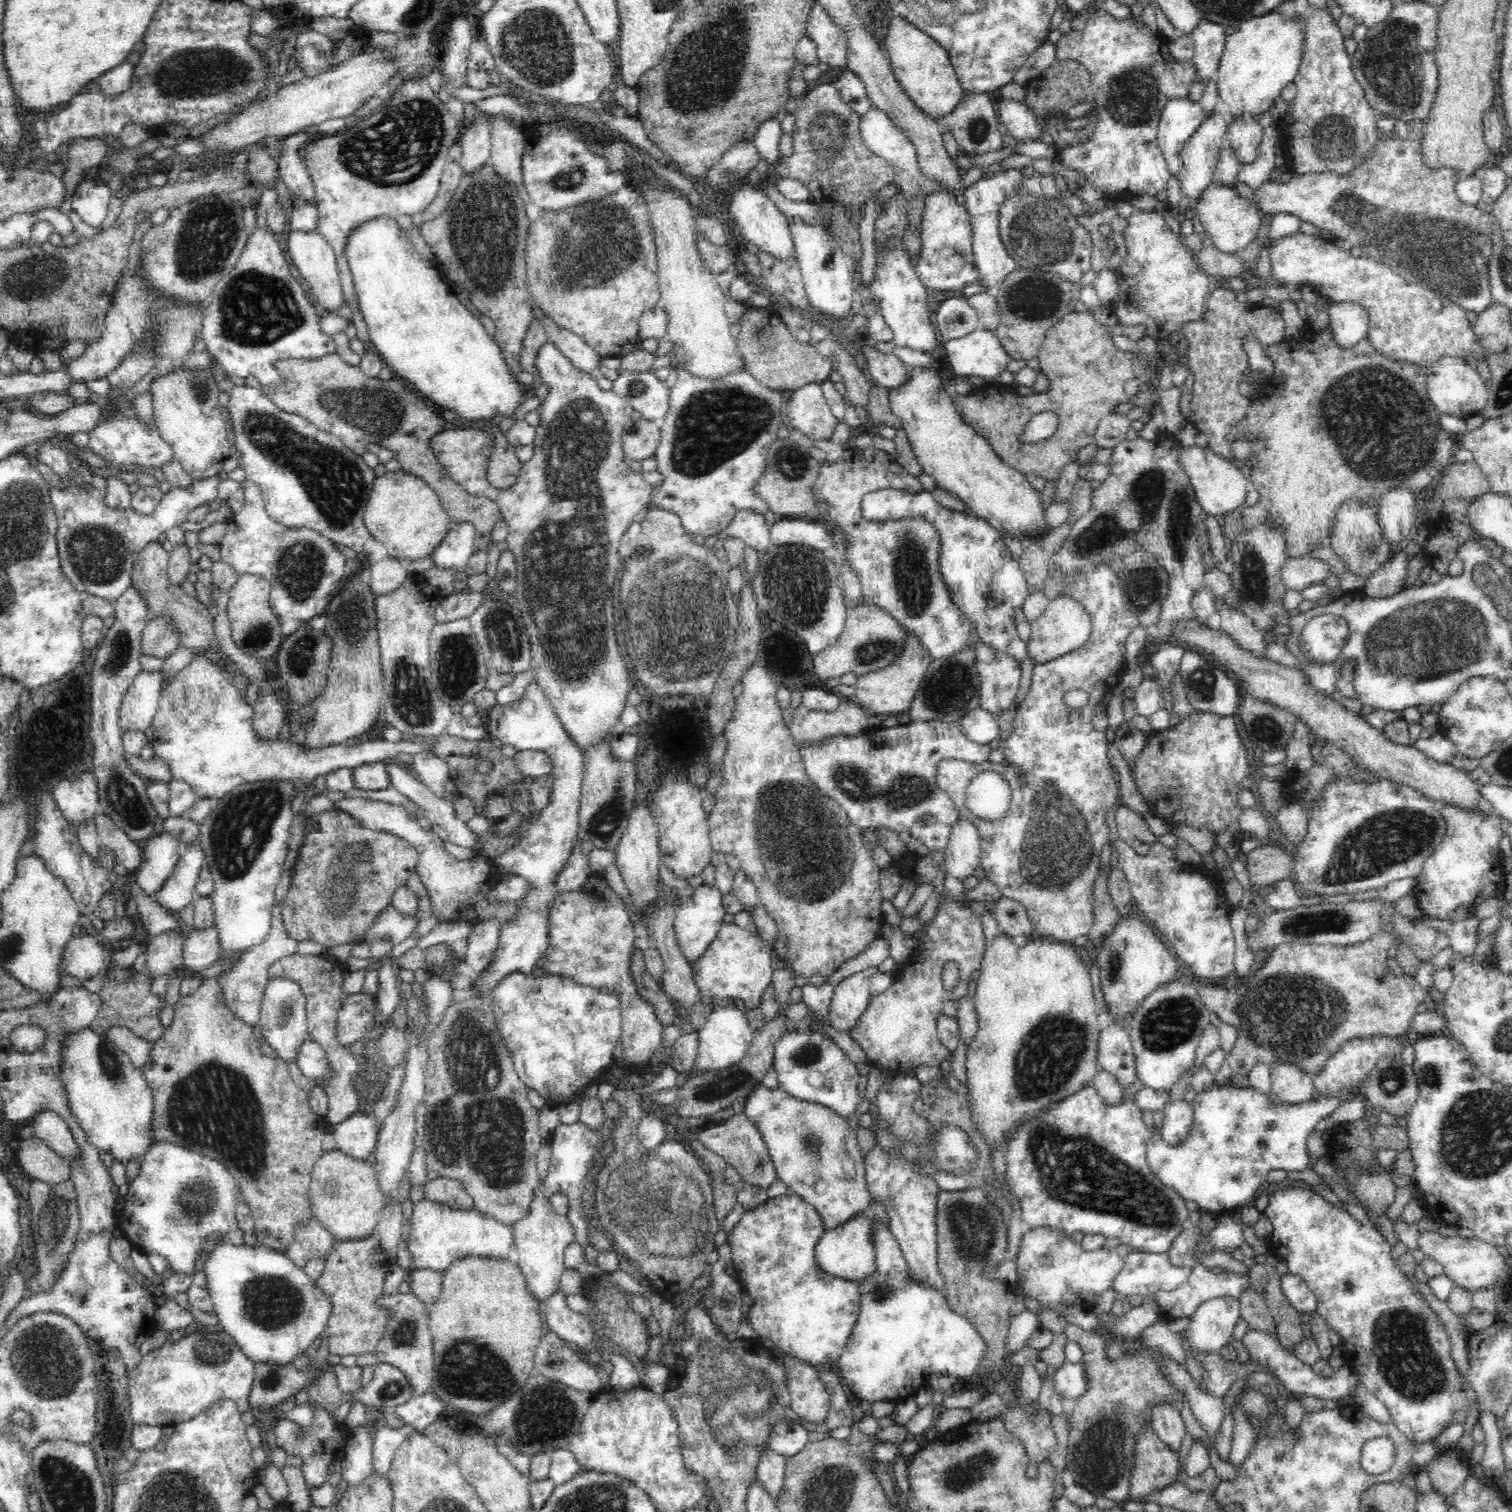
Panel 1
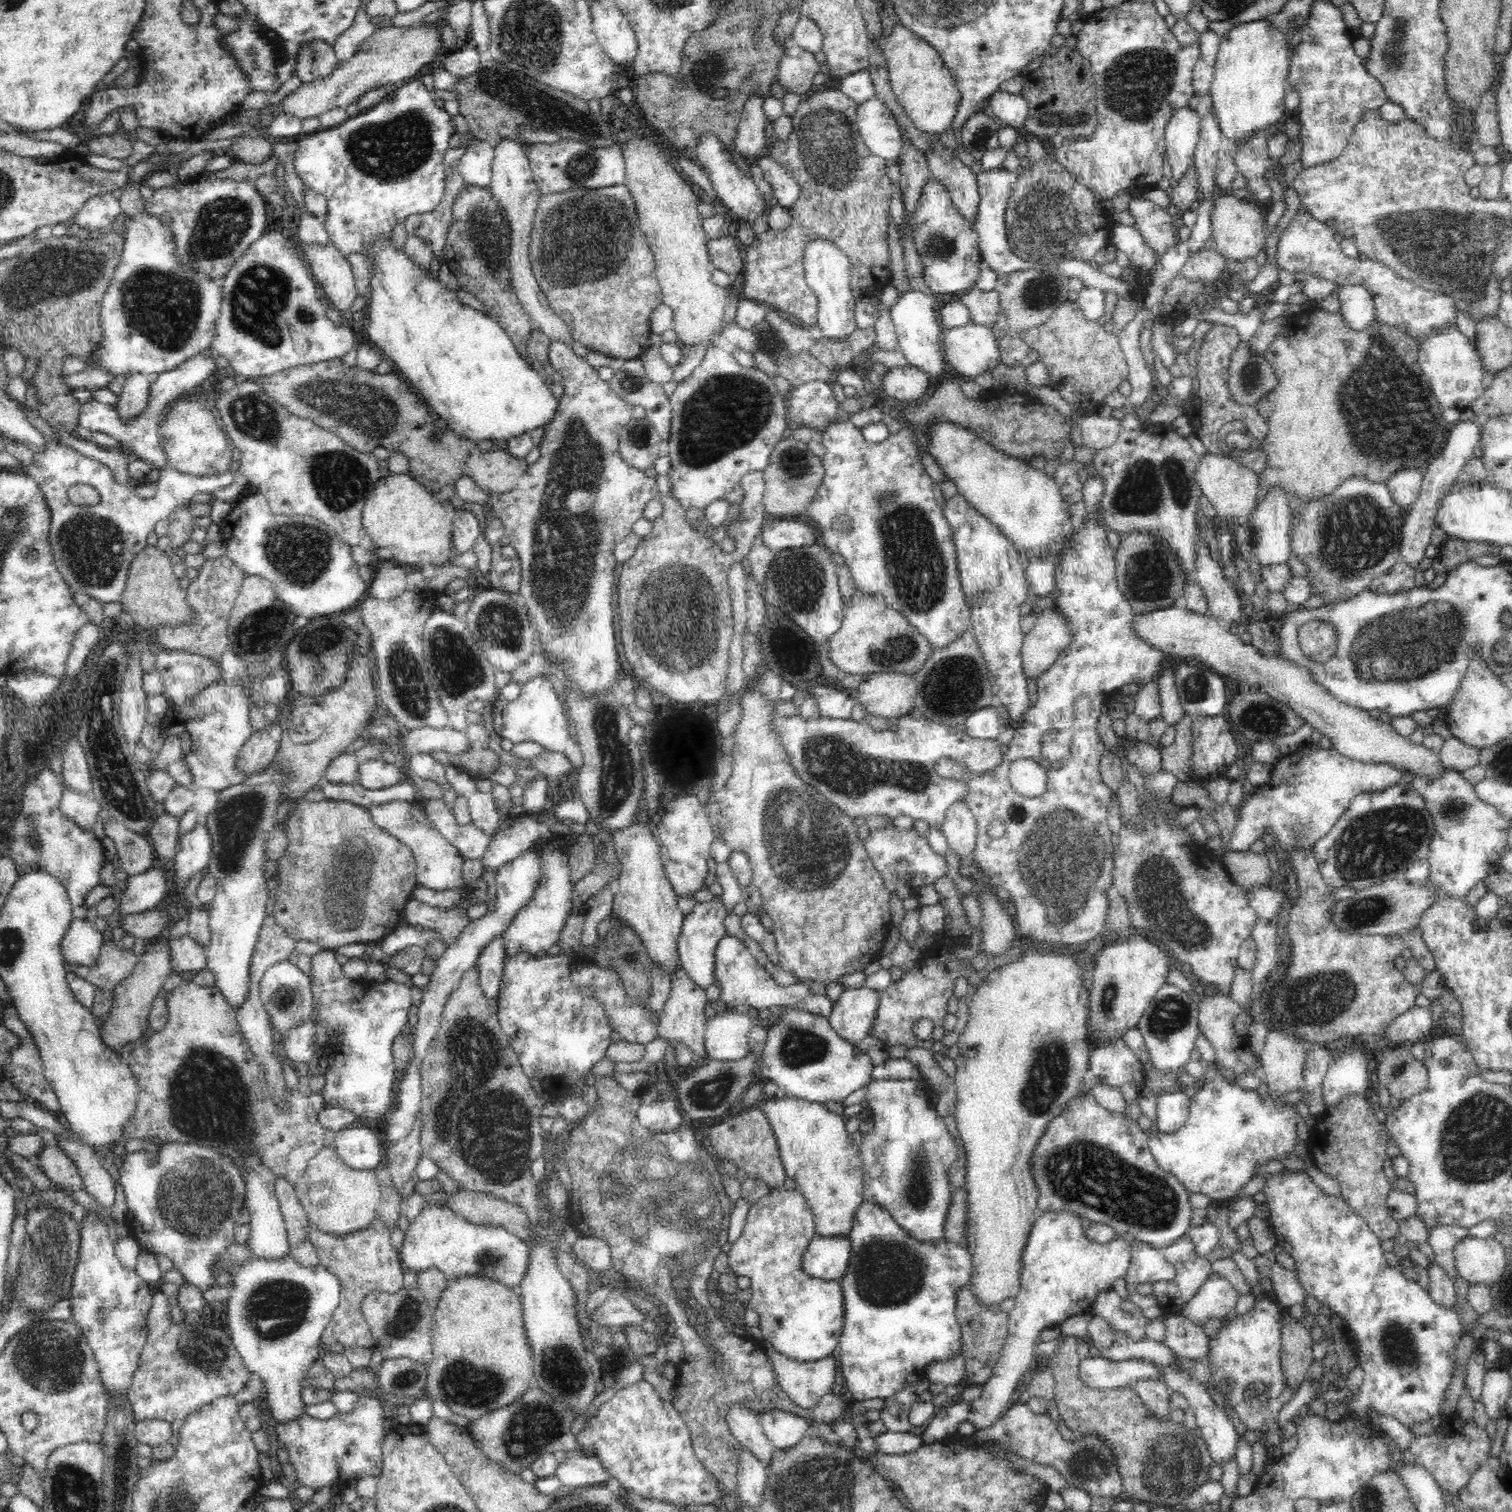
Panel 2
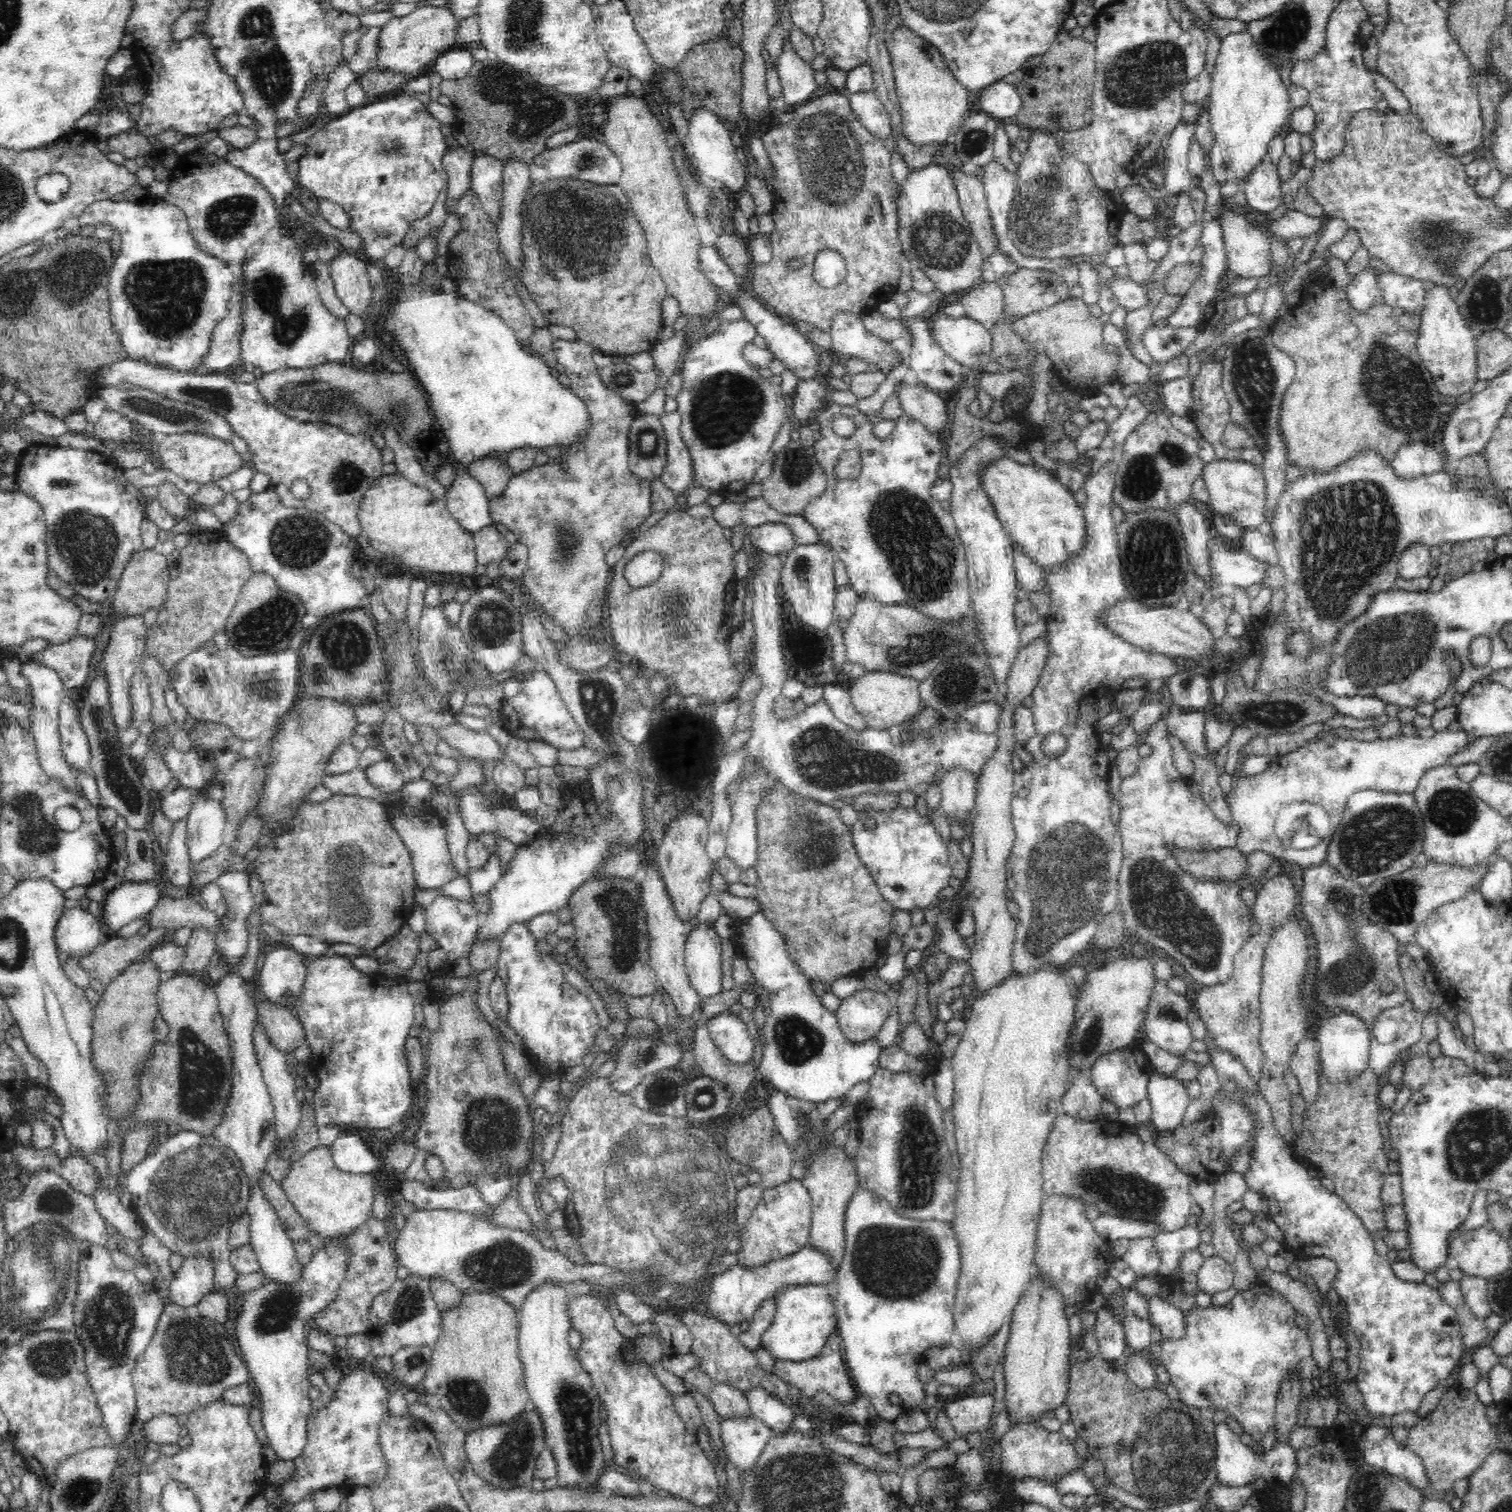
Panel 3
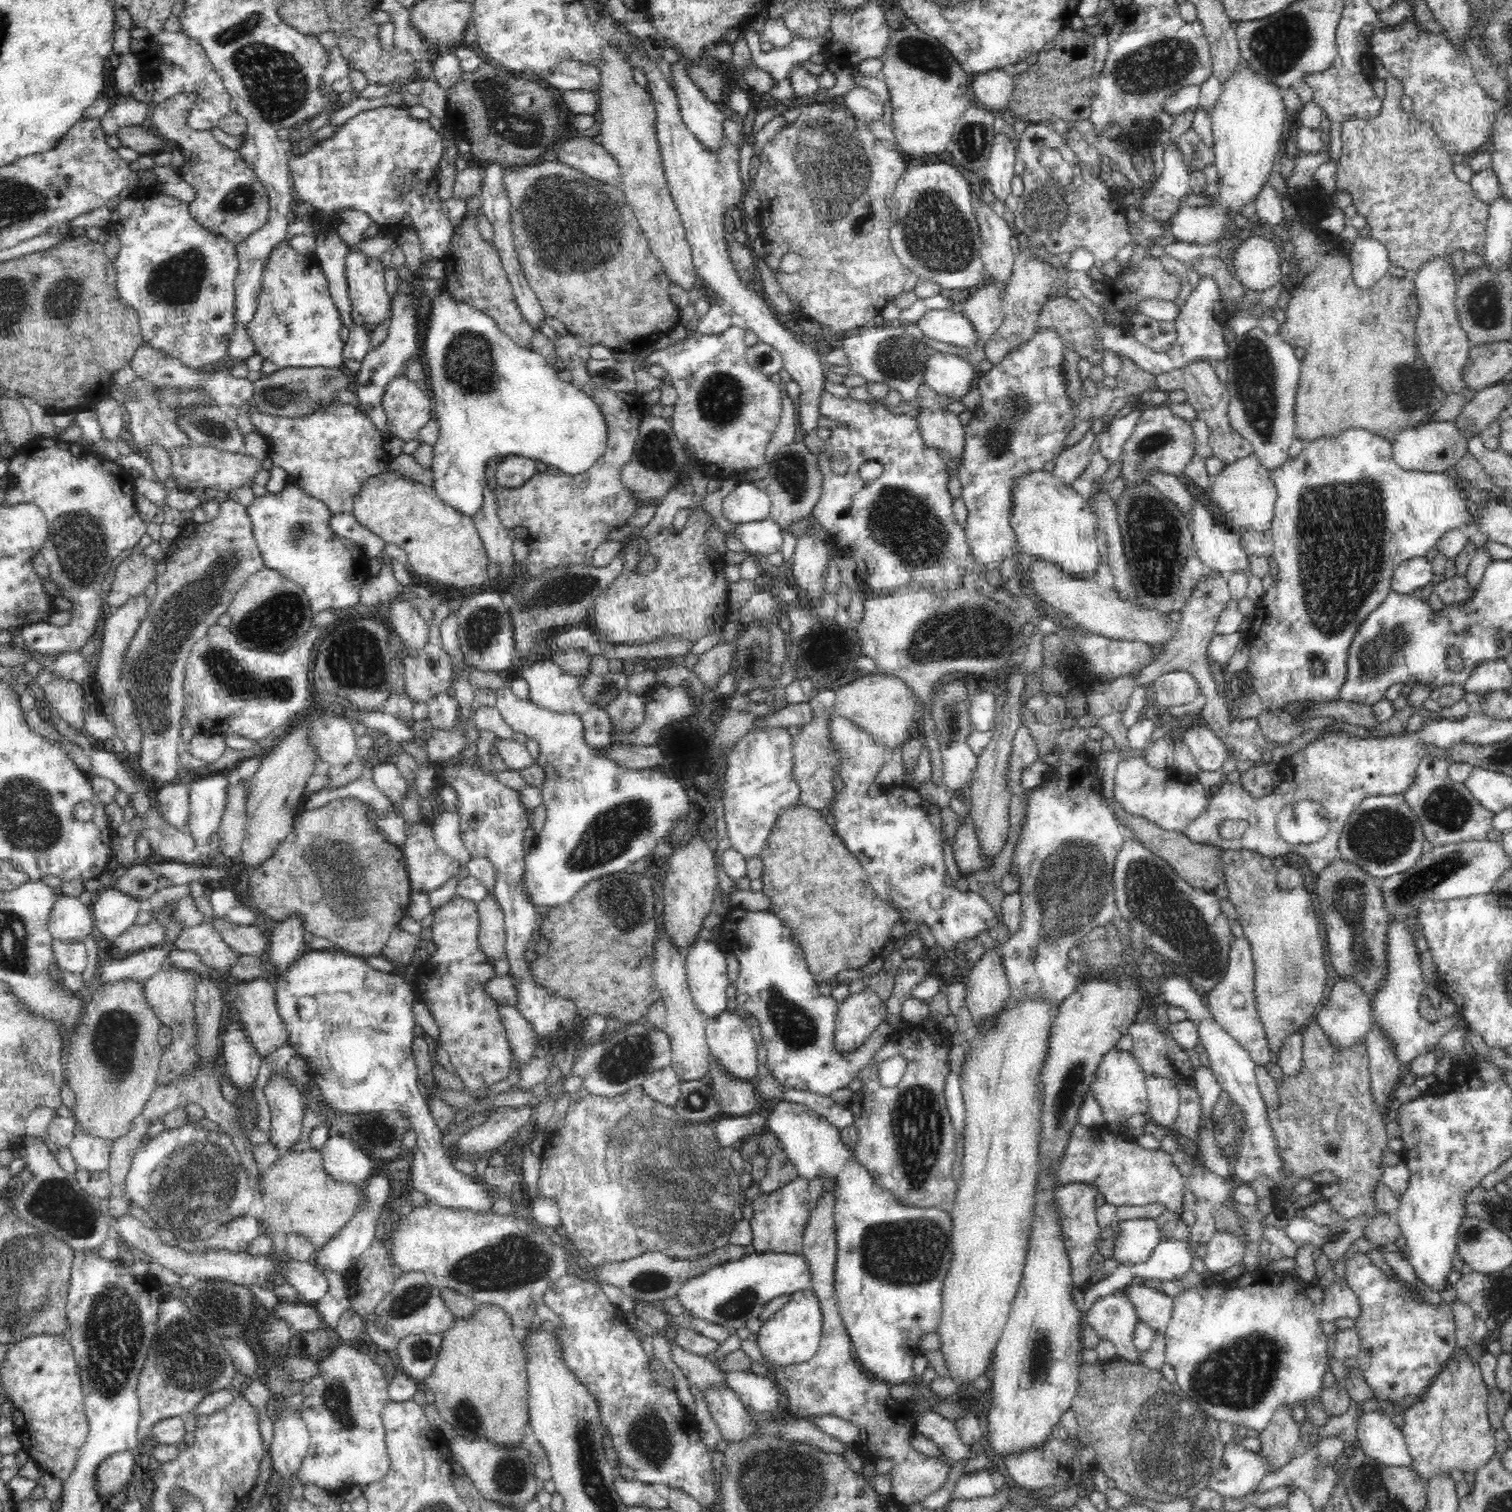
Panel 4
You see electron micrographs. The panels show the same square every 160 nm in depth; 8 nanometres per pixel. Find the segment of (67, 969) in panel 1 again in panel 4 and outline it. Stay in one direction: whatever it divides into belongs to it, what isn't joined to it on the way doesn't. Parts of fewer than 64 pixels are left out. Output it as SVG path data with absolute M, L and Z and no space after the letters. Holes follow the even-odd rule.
M62 894L51 908L48 924L53 939L82 942L84 937L92 935L93 910L73 898Z

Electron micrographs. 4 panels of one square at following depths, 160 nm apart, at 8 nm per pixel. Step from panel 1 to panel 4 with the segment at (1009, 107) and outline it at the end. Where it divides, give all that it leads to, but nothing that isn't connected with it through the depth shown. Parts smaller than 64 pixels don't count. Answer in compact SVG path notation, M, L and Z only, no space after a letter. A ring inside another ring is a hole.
M992 68L988 72L980 72L971 79L973 103L1001 114L1009 110L1014 90L1013 76L1006 74L1002 68Z

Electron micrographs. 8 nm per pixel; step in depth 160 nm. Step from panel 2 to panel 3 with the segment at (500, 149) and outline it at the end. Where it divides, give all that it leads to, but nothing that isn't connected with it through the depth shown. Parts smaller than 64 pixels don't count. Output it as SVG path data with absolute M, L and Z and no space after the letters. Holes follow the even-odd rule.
M508 159L502 167L501 217L497 224L499 250L506 262L521 277L522 273L522 212L527 189L534 183L528 163Z

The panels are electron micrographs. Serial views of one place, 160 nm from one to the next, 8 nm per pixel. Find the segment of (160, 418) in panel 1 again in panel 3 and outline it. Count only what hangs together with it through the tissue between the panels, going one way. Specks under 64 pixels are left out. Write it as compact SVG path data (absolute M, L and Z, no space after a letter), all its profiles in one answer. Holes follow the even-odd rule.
M172 434L161 436L158 454L164 468L181 476L186 481L198 482L204 487L212 487L217 480L225 479L232 472L242 468L242 455L230 443L206 434Z

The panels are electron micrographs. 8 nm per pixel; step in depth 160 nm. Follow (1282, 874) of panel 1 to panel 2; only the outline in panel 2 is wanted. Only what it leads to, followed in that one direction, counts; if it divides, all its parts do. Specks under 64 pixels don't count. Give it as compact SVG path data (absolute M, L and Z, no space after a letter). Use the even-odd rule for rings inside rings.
M1230 852L1222 859L1223 869L1230 879L1246 890L1270 886L1274 874L1264 853Z

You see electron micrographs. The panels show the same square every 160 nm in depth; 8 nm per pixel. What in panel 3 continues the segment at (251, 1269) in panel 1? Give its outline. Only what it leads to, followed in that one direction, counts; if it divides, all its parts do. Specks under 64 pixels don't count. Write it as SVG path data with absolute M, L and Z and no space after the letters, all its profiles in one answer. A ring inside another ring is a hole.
M326 1244L314 1250L314 1256L303 1265L301 1277L293 1283L278 1283L267 1278L266 1284L248 1291L242 1311L236 1319L236 1338L254 1384L262 1398L262 1422L269 1444L280 1460L295 1460L307 1441L307 1422L312 1406L309 1398L309 1343L307 1326L336 1297L344 1280L349 1248Z

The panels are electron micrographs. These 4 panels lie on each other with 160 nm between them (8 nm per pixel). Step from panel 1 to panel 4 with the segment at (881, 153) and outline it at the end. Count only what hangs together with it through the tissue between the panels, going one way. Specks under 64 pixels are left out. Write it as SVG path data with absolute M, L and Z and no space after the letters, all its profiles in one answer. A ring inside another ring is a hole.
M858 85L844 96L844 104L848 107L857 119L864 123L876 122L884 114L884 103L882 99L872 90L859 87Z

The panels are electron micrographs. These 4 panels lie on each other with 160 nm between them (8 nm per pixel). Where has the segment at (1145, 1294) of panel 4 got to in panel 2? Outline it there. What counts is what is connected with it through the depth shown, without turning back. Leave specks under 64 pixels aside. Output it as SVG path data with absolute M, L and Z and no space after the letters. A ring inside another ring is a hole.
M1165 1311L1161 1314L1166 1323L1165 1345L1175 1355L1190 1361L1202 1361L1210 1349L1210 1338L1198 1324L1188 1320L1183 1314Z

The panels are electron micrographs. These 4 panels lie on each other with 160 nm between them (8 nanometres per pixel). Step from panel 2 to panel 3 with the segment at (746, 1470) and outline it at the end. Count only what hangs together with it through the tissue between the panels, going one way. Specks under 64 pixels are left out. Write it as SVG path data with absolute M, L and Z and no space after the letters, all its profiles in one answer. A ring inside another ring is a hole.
M754 1416L719 1420L721 1439L730 1463L740 1474L754 1469L773 1430Z

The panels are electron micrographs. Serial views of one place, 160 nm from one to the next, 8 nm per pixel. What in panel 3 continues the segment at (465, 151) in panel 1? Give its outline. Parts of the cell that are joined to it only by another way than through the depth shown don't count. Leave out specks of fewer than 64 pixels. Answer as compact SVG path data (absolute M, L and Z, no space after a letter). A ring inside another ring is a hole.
M490 155L474 156L470 167L472 190L479 196L488 219L496 228L501 217L502 167L503 162Z

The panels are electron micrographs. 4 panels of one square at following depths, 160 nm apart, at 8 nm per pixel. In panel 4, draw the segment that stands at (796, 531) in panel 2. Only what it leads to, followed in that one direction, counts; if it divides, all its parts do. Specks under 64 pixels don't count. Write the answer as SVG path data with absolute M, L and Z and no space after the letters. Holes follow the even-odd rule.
M767 519L736 525L731 534L744 544L749 554L763 554L767 557L782 550L783 532L782 527L774 520Z

